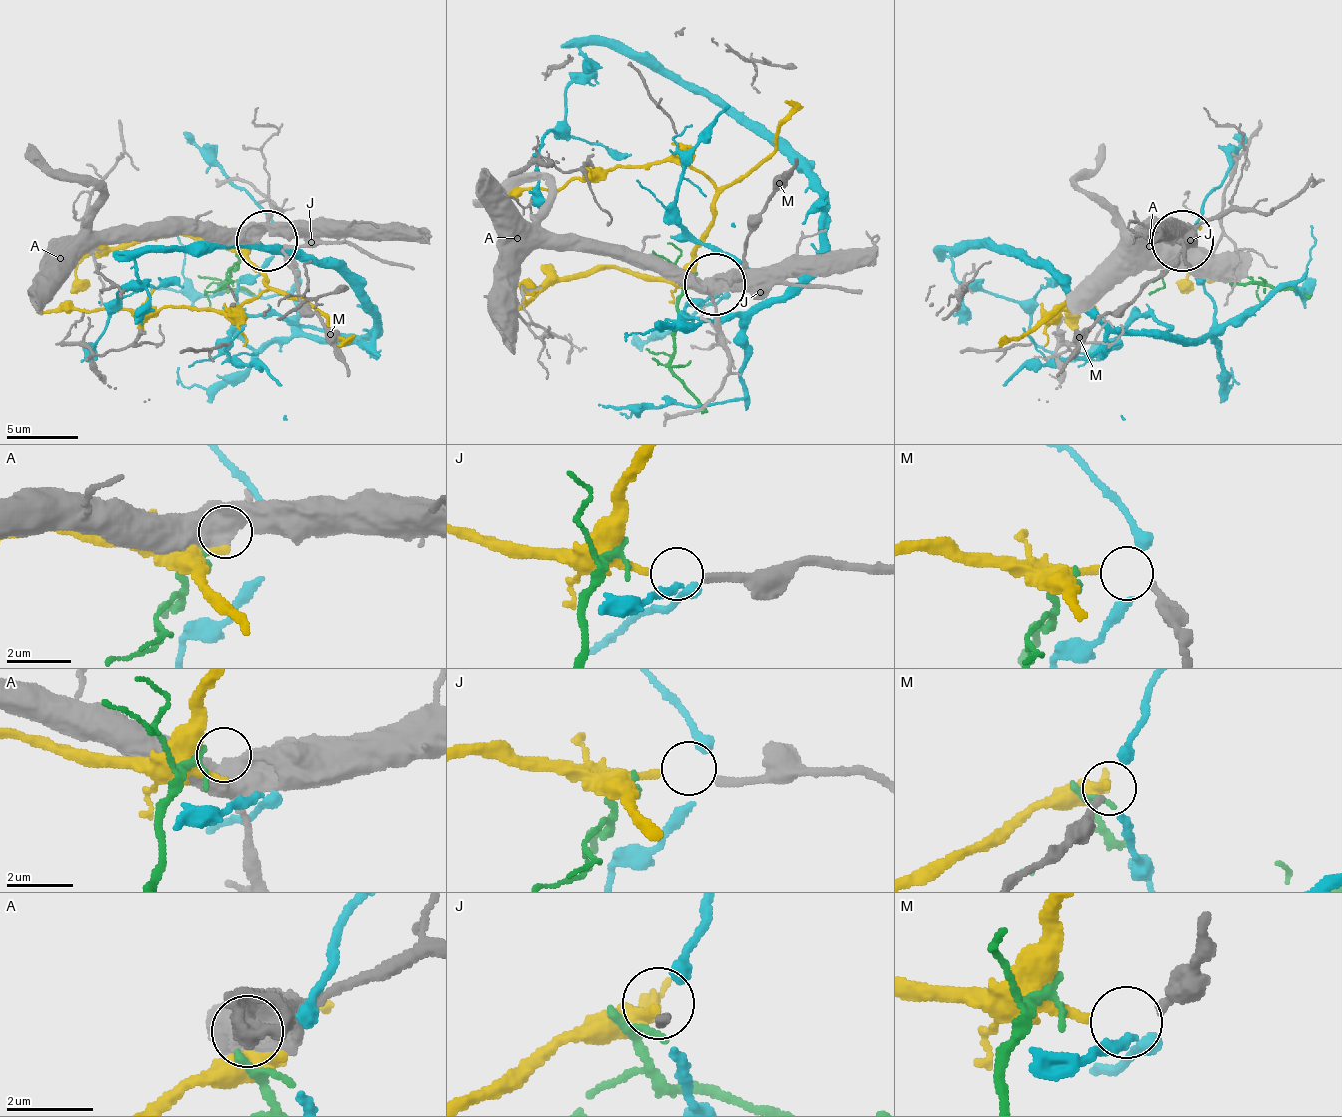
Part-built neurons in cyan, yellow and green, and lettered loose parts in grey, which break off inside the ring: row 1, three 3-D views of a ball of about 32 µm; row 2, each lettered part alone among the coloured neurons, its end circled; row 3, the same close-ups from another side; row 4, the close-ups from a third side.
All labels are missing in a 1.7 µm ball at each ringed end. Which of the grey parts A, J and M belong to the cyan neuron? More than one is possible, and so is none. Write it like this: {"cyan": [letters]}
{"cyan": []}

